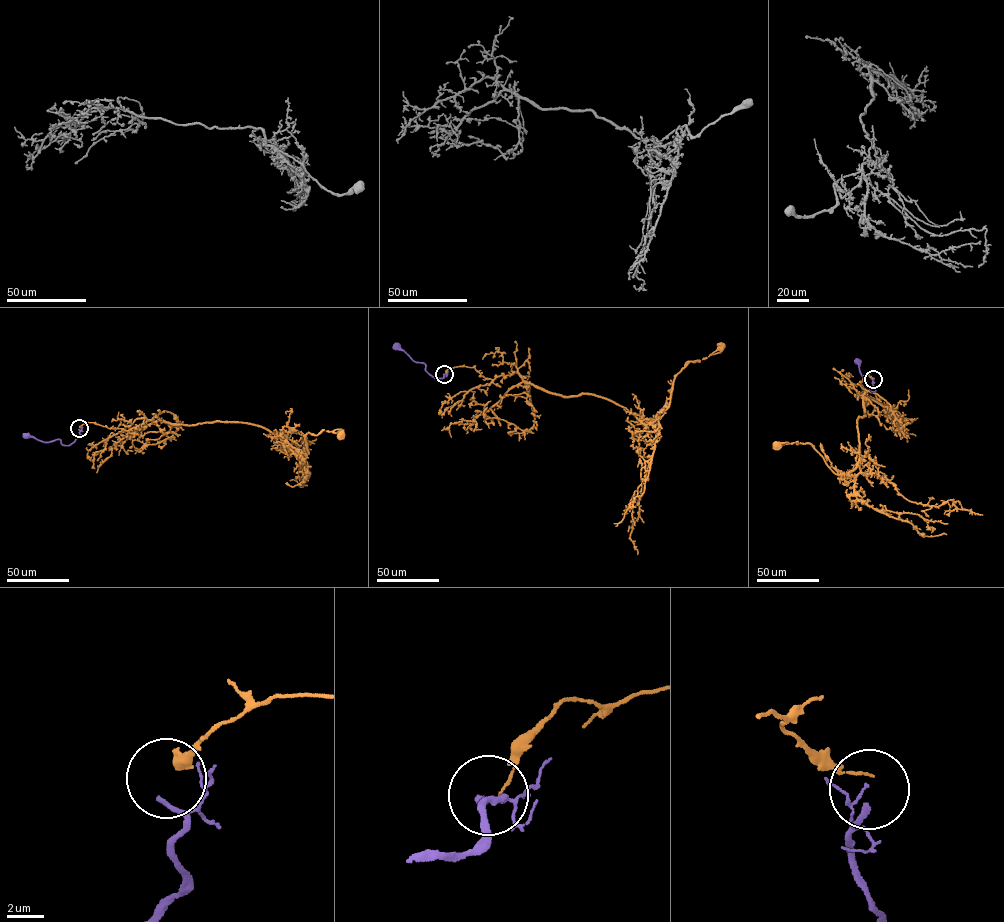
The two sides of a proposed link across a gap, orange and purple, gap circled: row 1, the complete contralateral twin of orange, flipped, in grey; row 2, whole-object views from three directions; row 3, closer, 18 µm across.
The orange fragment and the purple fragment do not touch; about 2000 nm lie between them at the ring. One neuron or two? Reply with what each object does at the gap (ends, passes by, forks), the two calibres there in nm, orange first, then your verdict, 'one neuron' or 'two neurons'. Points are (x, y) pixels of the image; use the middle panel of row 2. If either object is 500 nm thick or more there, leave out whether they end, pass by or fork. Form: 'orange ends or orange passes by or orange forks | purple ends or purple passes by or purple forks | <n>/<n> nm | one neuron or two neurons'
orange ends | purple ends | 140/280 nm | two neurons

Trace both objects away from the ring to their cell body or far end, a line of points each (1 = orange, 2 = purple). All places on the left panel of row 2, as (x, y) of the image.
1: (79, 427), (242, 422), (306, 454), (306, 434), (341, 433)
2: (78, 429), (80, 435), (65, 445), (58, 439), (45, 442), (25, 436)

